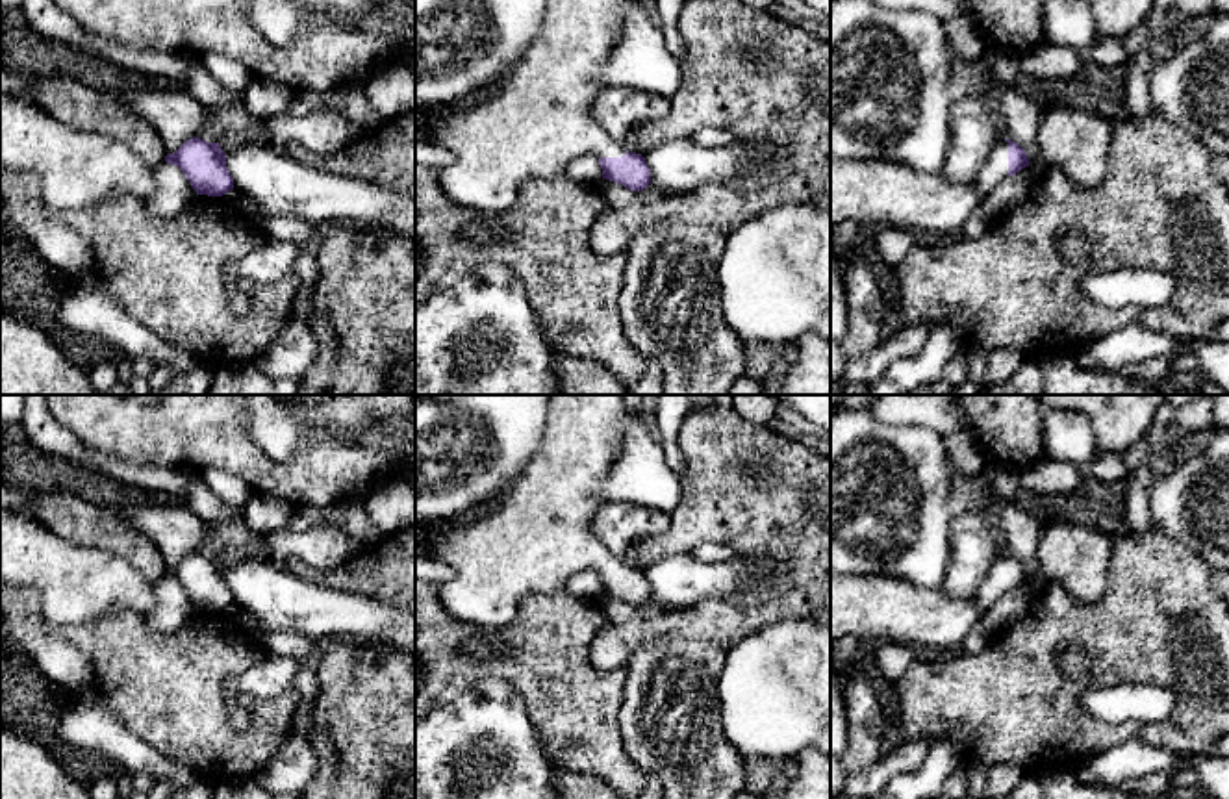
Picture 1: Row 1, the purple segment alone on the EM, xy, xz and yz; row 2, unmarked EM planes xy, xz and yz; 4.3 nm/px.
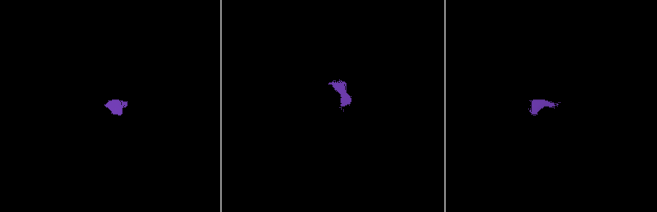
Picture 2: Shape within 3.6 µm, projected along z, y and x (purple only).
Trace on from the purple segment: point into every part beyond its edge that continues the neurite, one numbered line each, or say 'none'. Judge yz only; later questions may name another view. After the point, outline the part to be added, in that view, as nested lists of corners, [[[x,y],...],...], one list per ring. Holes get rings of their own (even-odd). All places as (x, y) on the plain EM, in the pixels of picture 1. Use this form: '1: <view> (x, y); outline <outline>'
1: yz (886, 608); outline [[[997,556],[971,599],[953,599],[942,588],[923,590],[890,577],[858,577],[830,569],[830,638],[877,638],[912,649],[957,651],[966,634],[1008,595],[1008,558]]]

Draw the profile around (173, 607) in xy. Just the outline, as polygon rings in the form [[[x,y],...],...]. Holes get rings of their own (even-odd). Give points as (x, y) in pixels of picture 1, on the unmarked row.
[[[159,578],[156,582],[156,612],[150,619],[152,630],[171,634],[182,628],[196,612],[180,582]]]

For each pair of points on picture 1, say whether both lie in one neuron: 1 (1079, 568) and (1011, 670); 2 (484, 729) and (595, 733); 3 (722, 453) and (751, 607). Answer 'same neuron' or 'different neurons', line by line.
1: different neurons
2: different neurons
3: same neuron

